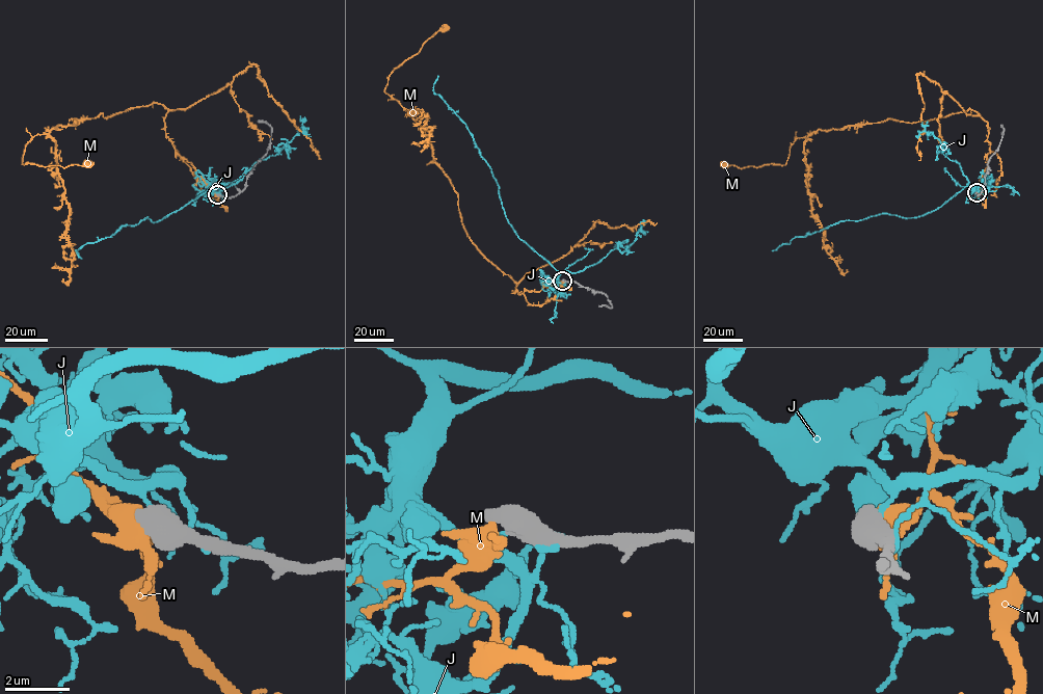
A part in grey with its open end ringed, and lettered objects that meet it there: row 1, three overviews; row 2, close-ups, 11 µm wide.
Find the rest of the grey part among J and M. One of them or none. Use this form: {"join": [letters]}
{"join": []}

